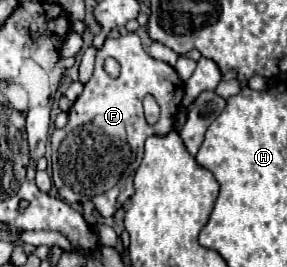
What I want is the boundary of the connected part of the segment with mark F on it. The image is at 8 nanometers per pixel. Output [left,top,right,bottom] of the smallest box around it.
[52,33,184,217]

